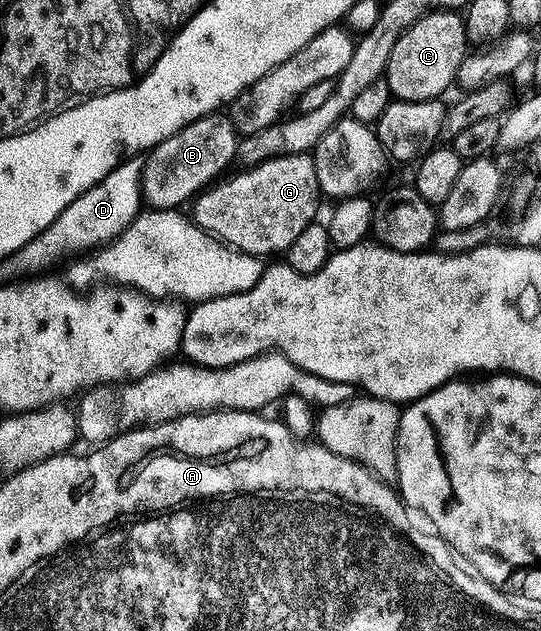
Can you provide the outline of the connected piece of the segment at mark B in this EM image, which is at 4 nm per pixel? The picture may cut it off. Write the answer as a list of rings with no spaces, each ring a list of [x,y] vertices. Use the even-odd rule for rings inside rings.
[[[216,111],[208,117],[197,119],[150,150],[145,176],[141,181],[141,197],[150,208],[179,209],[182,201],[190,202],[220,176],[218,173],[231,160],[236,160],[241,137],[234,120],[230,116],[222,117],[223,115]]]

